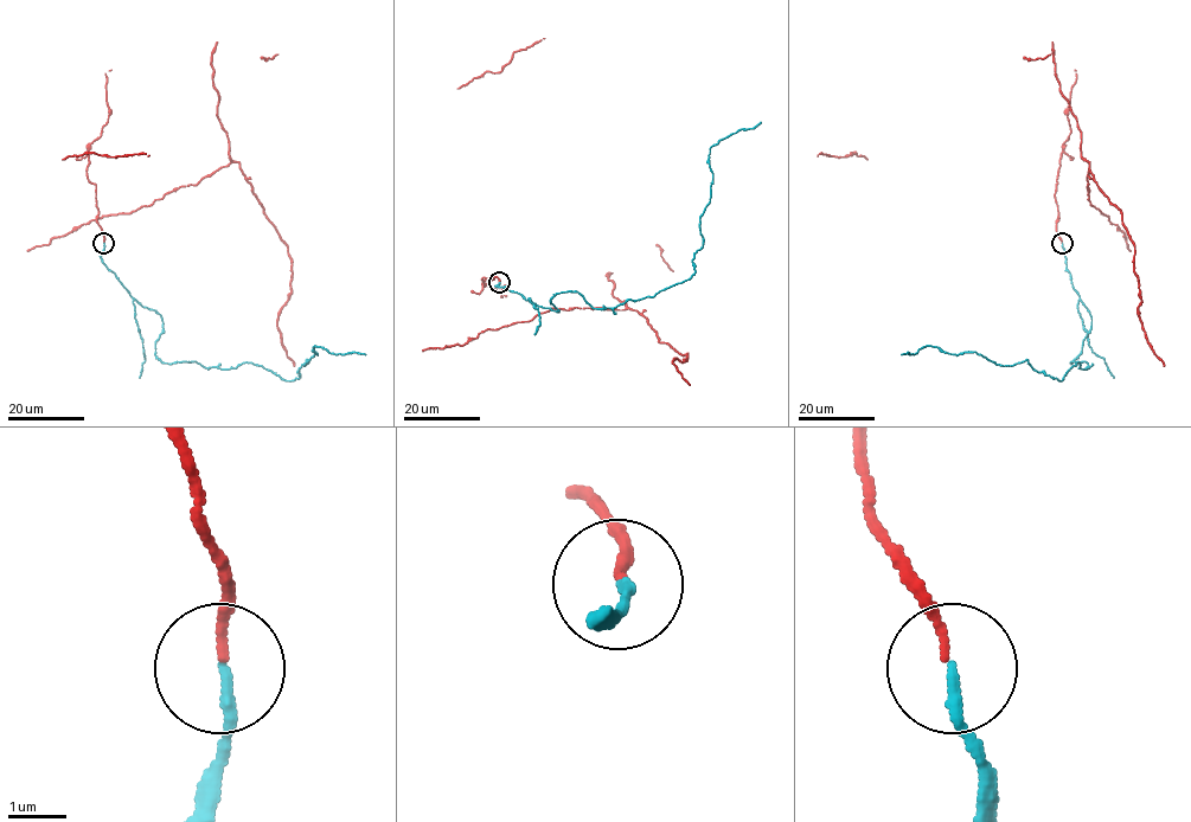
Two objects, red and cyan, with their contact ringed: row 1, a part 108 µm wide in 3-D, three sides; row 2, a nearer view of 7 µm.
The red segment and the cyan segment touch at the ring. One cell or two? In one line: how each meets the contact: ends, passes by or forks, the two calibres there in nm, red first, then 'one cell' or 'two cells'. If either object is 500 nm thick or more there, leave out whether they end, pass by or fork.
red ends; cyan ends; calibres 140 and 190 nm; one cell

